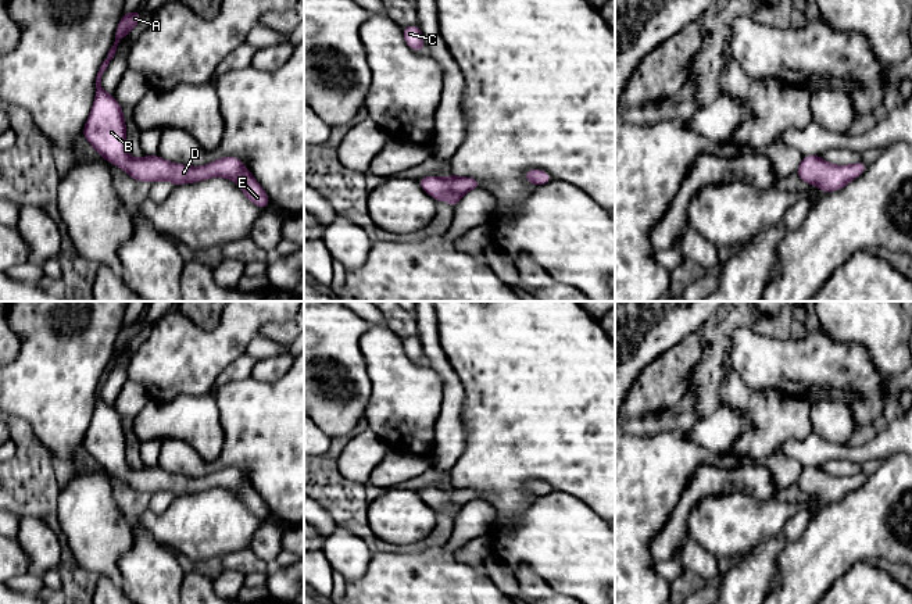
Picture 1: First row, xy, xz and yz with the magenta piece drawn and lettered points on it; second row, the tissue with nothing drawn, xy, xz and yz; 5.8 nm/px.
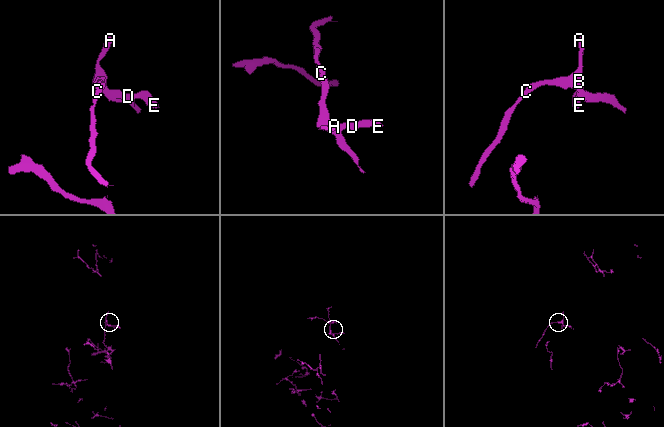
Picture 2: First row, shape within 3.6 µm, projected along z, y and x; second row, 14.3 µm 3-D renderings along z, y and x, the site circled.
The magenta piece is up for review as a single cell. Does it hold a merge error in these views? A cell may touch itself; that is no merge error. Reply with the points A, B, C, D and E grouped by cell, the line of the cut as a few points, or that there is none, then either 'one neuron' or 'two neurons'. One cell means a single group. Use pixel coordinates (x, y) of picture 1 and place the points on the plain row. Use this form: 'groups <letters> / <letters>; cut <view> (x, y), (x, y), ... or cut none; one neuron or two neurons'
groups A B C D E; cut none; one neuron

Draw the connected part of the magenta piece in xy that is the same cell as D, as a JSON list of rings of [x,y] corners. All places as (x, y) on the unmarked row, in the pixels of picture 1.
[[[140,322],[122,325],[115,342],[114,357],[108,361],[96,387],[96,408],[86,432],[83,447],[107,472],[128,483],[132,490],[154,494],[169,492],[175,497],[193,494],[208,489],[226,489],[239,496],[246,508],[257,518],[268,518],[269,510],[243,472],[236,468],[223,468],[203,478],[174,475],[158,467],[132,469],[126,462],[126,437],[124,422],[112,405],[101,399],[101,387],[114,369],[119,351],[140,335]]]

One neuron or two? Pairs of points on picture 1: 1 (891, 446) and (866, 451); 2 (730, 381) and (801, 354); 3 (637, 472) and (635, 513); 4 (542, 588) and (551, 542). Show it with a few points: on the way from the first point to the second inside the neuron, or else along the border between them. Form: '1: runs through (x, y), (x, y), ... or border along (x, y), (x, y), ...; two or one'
1: runs through (886, 446), (872, 450); one
2: border along (730, 365), (748, 386), (771, 389); two
3: runs through (636, 482), (635, 503); one
4: border along (515, 571), (522, 565), (529, 565), (554, 589); two

